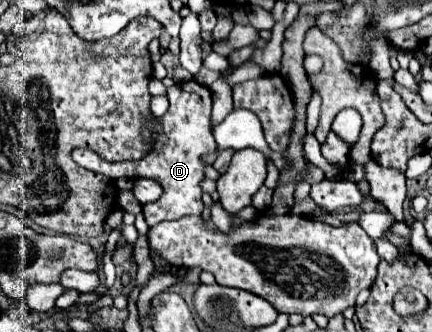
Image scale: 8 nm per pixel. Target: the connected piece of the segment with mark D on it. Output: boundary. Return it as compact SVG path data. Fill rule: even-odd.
M187 81L187 83L169 87L167 97L171 101L169 111L159 119L155 117L145 119L143 141L151 143L151 151L143 159L109 163L97 157L97 153L73 153L73 161L79 167L107 175L111 179L121 179L121 177L155 179L163 187L163 195L157 201L143 205L142 211L149 227L159 221L173 221L187 215L199 215L203 211L201 181L205 179L205 167L207 167L203 157L219 151L209 125L209 115L213 105L209 87L203 87L197 81ZM153 121L157 121L159 125L157 135L153 129Z

